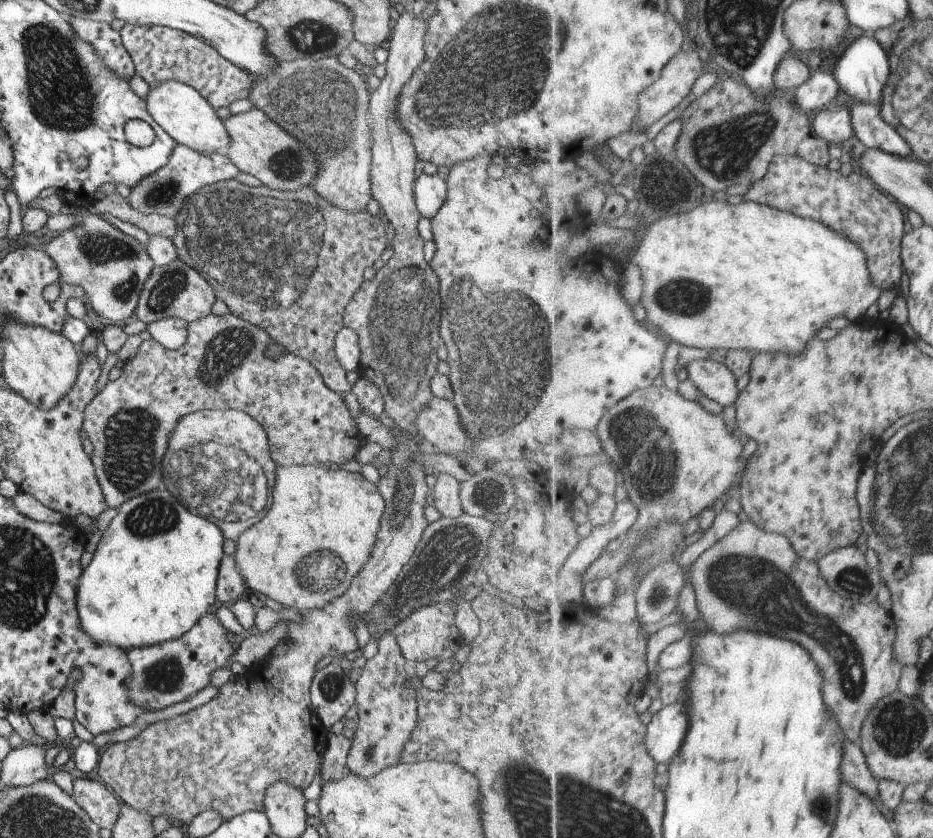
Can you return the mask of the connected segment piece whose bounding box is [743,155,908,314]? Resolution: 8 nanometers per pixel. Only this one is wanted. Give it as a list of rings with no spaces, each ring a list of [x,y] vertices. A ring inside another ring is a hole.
[[[779,155],[772,160],[772,166],[769,167],[768,173],[754,185],[749,186],[743,198],[747,201],[755,201],[784,211],[794,212],[802,217],[823,221],[838,233],[850,236],[850,239],[857,241],[867,253],[868,269],[871,270],[874,285],[887,290],[895,288],[895,292],[899,294],[893,304],[893,312],[897,314],[897,312],[903,312],[905,304],[907,304],[906,297],[903,296],[906,290],[903,290],[903,284],[901,284],[904,275],[904,262],[900,256],[901,243],[908,226],[905,224],[906,216],[903,216],[901,208],[887,194],[883,194],[883,190],[879,190],[875,183],[865,172],[860,174],[855,170],[847,175],[842,170],[834,171],[829,170],[827,166],[817,166],[805,156]]]

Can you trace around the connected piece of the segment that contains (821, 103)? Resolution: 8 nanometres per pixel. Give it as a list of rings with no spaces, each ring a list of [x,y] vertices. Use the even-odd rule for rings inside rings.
[[[813,71],[811,78],[795,90],[795,100],[806,113],[813,115],[839,99],[842,93],[833,73]]]

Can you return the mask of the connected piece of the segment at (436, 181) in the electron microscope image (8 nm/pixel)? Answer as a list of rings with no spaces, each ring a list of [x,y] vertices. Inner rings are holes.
[[[421,173],[414,179],[412,193],[420,216],[430,219],[446,199],[446,184],[436,174]]]

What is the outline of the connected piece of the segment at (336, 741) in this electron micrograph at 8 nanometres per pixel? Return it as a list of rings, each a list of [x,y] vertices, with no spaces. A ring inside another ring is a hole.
[[[328,733],[326,750],[319,768],[323,782],[335,780],[347,772],[345,760],[351,748],[350,741],[341,734]]]

